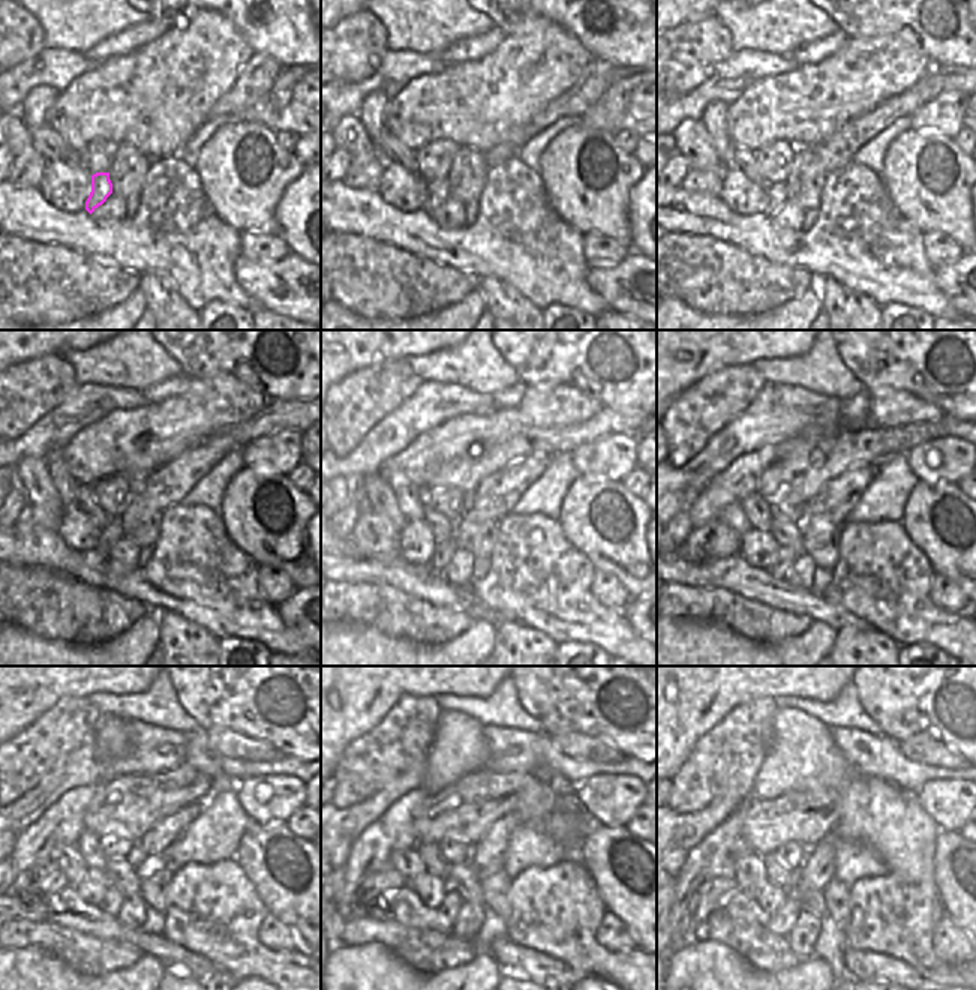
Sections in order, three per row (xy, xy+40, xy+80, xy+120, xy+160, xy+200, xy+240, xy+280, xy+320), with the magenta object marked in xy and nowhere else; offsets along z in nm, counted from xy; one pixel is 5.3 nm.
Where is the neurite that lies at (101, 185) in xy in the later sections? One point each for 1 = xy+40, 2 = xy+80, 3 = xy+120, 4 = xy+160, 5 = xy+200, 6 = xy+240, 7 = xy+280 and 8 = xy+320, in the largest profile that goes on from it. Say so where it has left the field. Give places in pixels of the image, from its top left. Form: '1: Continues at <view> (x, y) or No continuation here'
1: Continues at xy+40 (437, 189)
2: Continues at xy+80 (777, 191)
3: Continues at xy+120 (111, 533)
4: Continues at xy+160 (444, 552)
5: Continues at xy+200 (784, 557)
6: Continues at xy+240 (111, 903)
7: Continues at xy+280 (452, 902)
8: Continues at xy+320 (784, 918).

